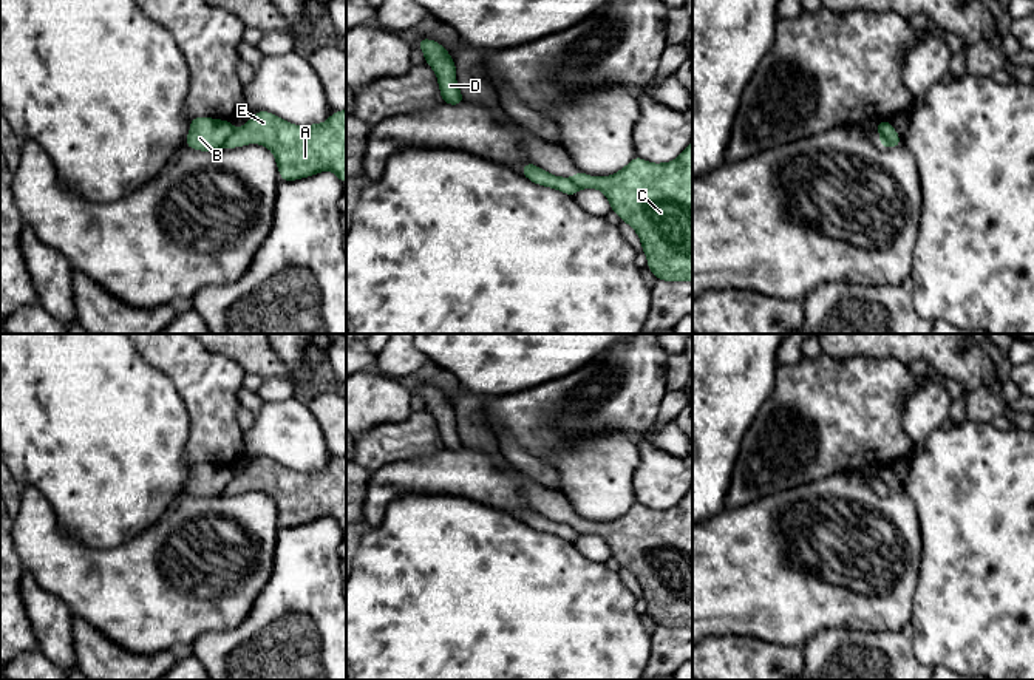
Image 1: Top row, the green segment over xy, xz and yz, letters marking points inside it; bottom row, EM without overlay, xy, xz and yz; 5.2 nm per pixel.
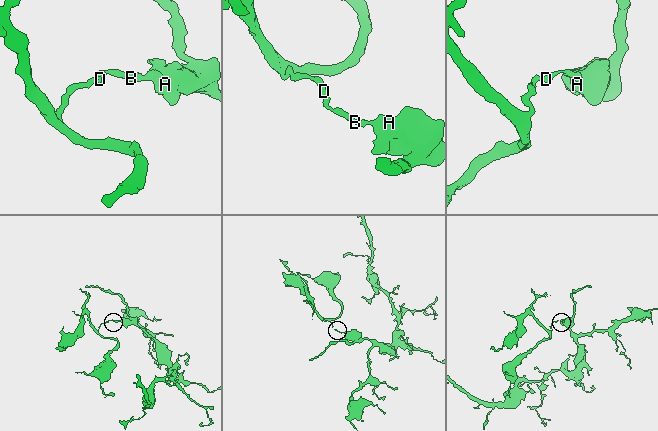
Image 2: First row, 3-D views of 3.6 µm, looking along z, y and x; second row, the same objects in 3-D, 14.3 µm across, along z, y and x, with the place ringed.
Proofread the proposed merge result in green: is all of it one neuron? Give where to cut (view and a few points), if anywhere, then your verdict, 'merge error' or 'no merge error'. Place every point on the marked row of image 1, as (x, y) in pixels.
xy (235, 130), (224, 144) | merge error

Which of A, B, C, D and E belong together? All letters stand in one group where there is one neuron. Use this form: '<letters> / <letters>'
A C E / B D

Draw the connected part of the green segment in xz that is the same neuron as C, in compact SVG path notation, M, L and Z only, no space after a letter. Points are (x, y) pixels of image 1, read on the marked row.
M692 141L672 162L652 164L635 156L611 176L578 172L572 181L580 189L598 189L623 223L637 232L648 269L665 281L692 281Z

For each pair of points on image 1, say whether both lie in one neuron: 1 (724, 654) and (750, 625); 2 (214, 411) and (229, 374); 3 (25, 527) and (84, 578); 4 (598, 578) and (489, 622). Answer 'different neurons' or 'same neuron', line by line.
1: different neurons
2: same neuron
3: same neuron
4: same neuron

